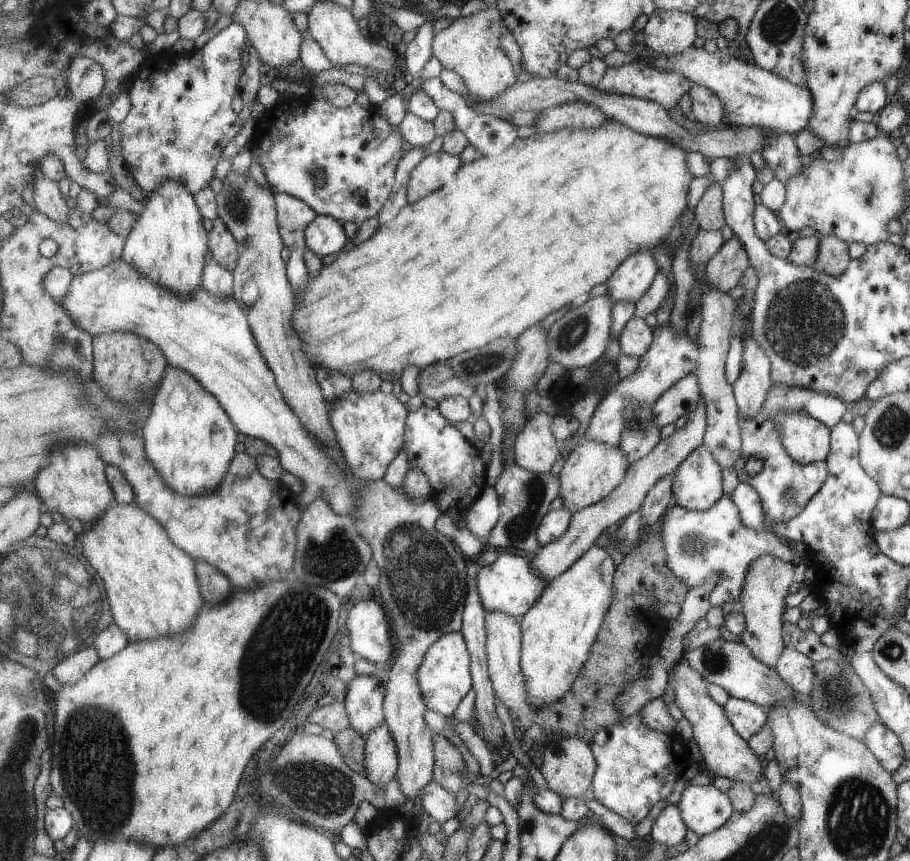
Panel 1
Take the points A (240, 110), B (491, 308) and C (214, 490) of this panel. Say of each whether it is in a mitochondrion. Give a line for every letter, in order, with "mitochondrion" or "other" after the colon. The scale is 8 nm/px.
A: other
B: other
C: other

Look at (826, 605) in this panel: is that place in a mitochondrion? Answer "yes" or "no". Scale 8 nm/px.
no

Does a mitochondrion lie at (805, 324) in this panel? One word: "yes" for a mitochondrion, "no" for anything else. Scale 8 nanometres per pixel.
yes

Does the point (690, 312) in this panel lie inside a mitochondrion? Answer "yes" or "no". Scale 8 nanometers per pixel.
no

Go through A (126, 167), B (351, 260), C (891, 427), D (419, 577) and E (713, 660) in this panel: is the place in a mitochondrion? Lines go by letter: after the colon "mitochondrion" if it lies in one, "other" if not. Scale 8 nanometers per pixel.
A: other
B: other
C: mitochondrion
D: mitochondrion
E: mitochondrion

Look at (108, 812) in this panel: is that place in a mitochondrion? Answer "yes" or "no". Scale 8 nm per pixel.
yes

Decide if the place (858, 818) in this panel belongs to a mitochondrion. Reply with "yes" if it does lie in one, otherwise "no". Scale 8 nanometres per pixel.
yes

